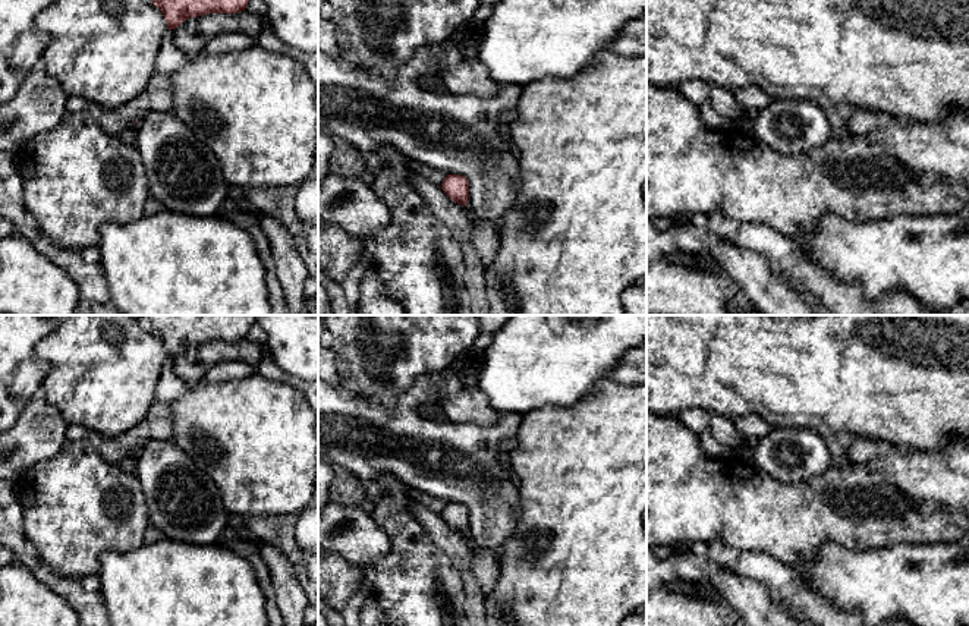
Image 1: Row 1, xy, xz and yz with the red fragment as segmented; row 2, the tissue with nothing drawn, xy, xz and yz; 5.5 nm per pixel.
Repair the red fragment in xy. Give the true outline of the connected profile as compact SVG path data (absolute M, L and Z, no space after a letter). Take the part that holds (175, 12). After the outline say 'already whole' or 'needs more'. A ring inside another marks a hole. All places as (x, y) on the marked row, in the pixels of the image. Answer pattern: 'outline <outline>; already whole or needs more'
outline M152 0L167 22L169 31L186 19L210 13L237 13L246 9L249 0Z; already whole

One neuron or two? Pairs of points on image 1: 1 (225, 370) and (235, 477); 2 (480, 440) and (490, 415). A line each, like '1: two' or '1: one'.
1: two
2: two

